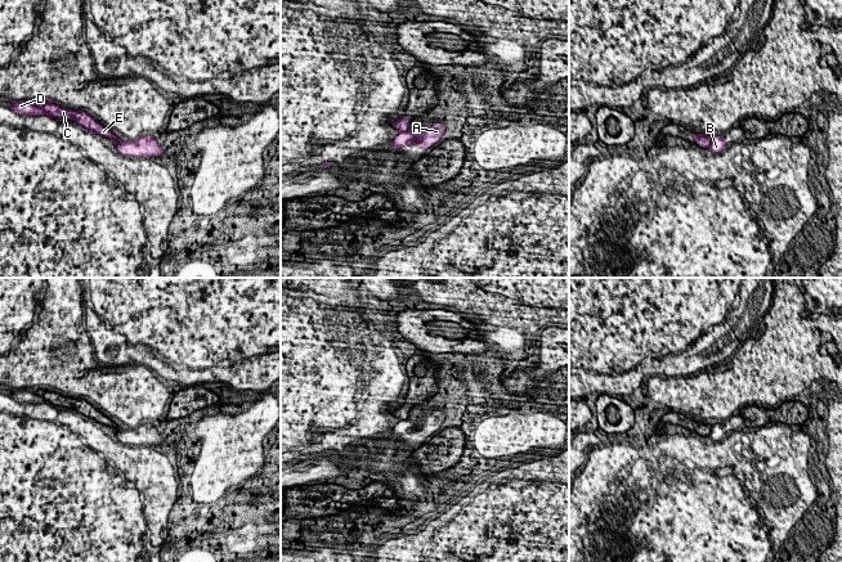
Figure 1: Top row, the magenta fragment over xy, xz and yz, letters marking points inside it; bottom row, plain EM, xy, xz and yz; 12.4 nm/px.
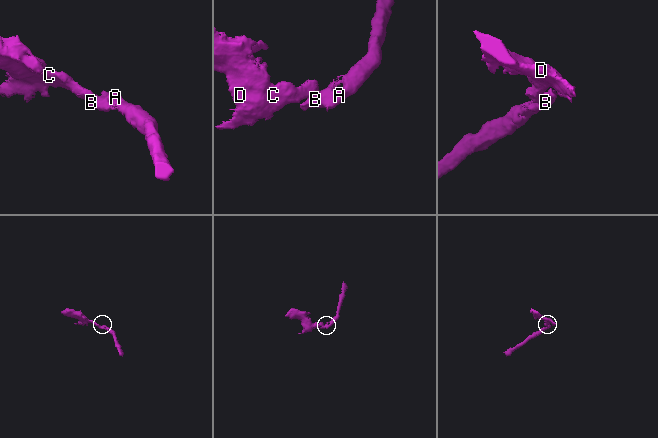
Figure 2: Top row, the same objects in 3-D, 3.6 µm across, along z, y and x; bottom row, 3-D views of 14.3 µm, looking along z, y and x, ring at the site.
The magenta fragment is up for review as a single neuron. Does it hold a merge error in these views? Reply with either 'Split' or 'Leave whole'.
Split

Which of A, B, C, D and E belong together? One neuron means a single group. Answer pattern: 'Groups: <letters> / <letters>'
Groups: A B / C D E

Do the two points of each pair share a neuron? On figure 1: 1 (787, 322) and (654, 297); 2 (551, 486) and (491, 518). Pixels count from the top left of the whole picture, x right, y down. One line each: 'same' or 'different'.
1: different
2: same

